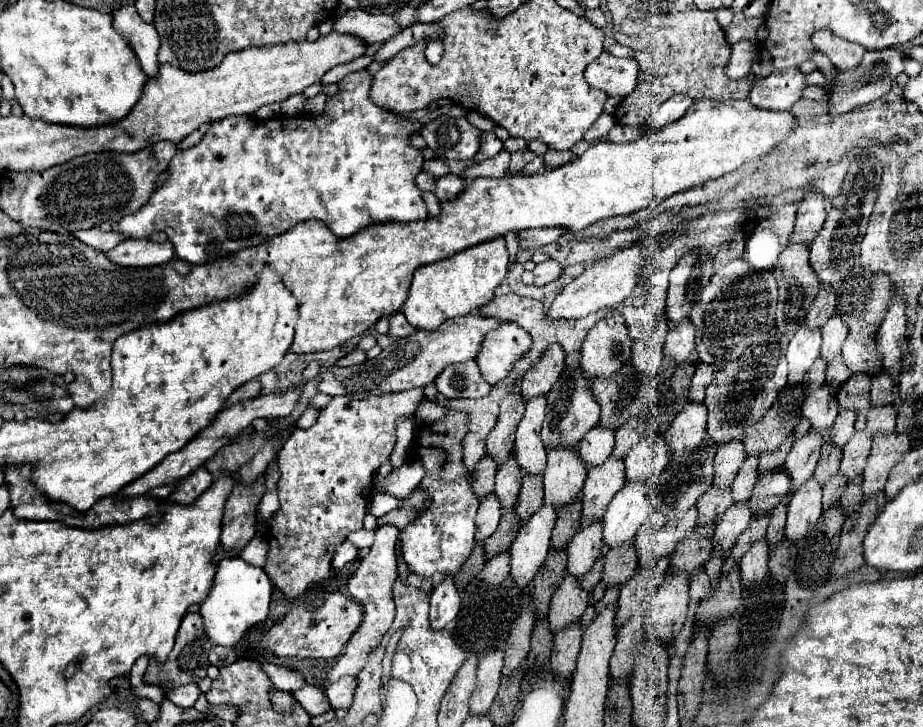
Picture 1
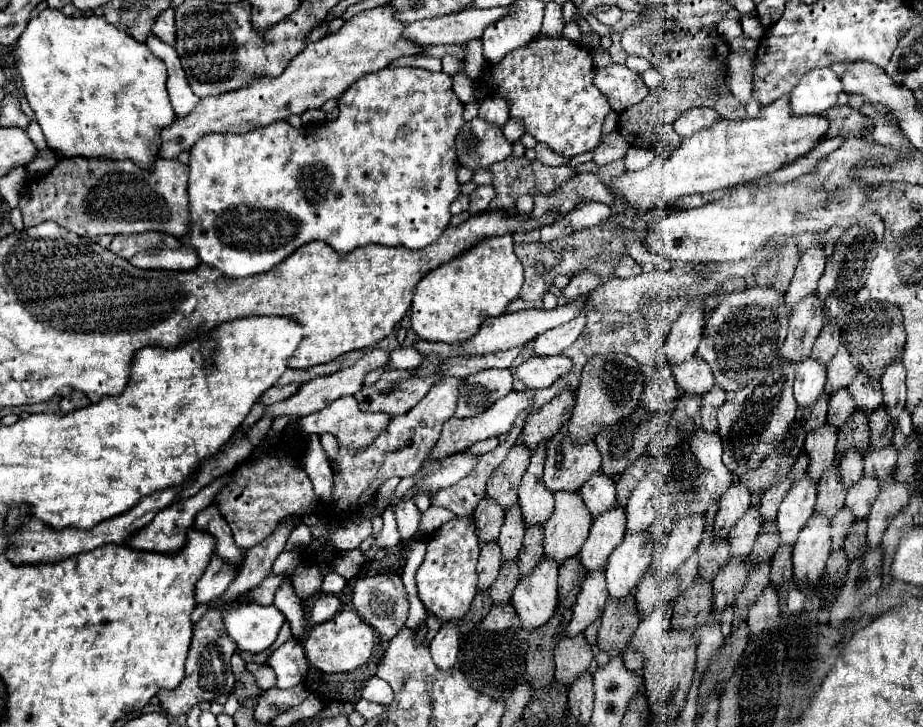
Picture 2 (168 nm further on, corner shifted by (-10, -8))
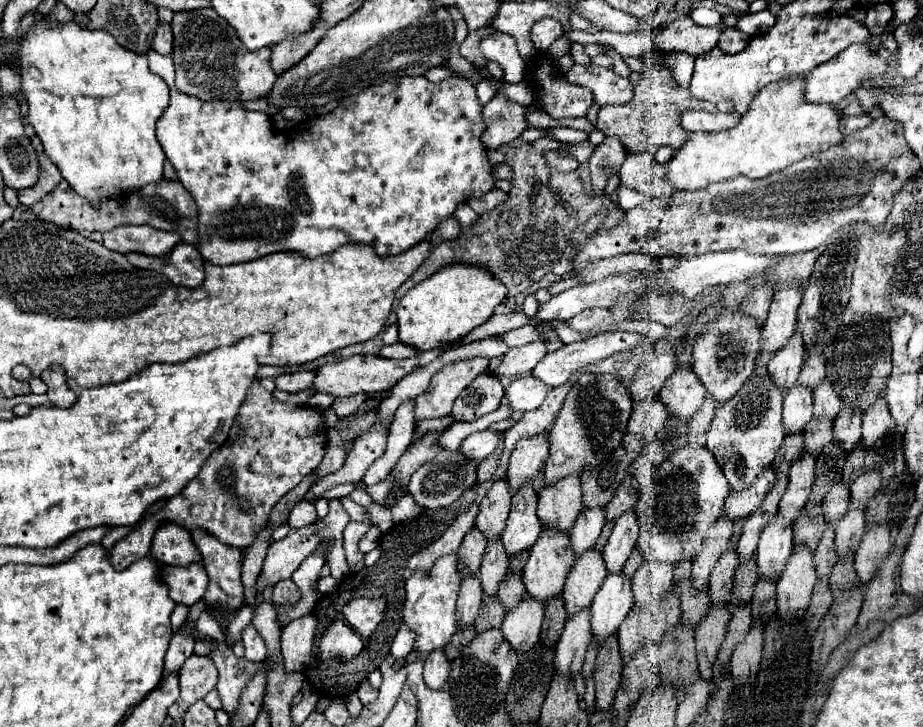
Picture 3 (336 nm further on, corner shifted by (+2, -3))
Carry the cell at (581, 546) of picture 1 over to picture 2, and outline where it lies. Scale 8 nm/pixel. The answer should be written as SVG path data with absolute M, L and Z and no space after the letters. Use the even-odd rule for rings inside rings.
M587 573L579 597L577 597L577 605L573 607L573 619L567 625L567 635L569 637L579 637L585 633L585 629L595 623L605 609L607 603L607 589L605 589L605 573Z

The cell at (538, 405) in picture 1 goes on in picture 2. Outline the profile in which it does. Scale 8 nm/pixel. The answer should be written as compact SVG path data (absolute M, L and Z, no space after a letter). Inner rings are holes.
M545 445L531 455L531 463L519 485L519 507L525 527L543 525L553 513L553 495L541 485L541 473L545 465Z

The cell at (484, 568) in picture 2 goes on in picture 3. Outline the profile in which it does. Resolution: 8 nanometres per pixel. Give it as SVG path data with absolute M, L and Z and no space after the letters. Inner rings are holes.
M469 574L469 578L463 578L459 600L457 600L457 624L459 626L467 626L475 622L481 598L483 598L483 588L481 588L479 574Z

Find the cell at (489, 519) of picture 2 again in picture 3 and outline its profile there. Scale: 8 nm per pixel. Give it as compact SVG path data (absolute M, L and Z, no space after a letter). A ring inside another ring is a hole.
M473 528L473 532L469 532L469 536L465 536L465 540L461 542L461 548L457 550L459 570L463 576L479 570L485 544L487 544L487 540L485 540L485 536L481 536L481 532L477 532L477 528Z

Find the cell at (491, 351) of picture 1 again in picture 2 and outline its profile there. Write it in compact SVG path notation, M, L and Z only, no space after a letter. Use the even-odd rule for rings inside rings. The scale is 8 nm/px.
M565 355L557 357L529 357L517 367L517 379L525 381L533 389L551 387L557 379L565 377L571 371L573 363Z

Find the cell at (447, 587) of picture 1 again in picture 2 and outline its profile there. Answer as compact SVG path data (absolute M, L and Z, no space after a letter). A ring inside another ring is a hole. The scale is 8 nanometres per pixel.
M443 625L439 629L439 633L435 635L435 639L429 645L431 655L435 665L441 671L453 669L453 665L457 663L457 653L459 653L459 633L455 625Z

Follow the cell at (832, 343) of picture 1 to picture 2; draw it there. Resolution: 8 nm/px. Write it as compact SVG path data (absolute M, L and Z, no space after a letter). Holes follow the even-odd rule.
M841 347L837 351L837 357L833 357L833 361L827 365L827 385L825 385L825 393L833 395L835 391L849 387L853 383L857 375L855 365L851 363L851 355L845 347Z

